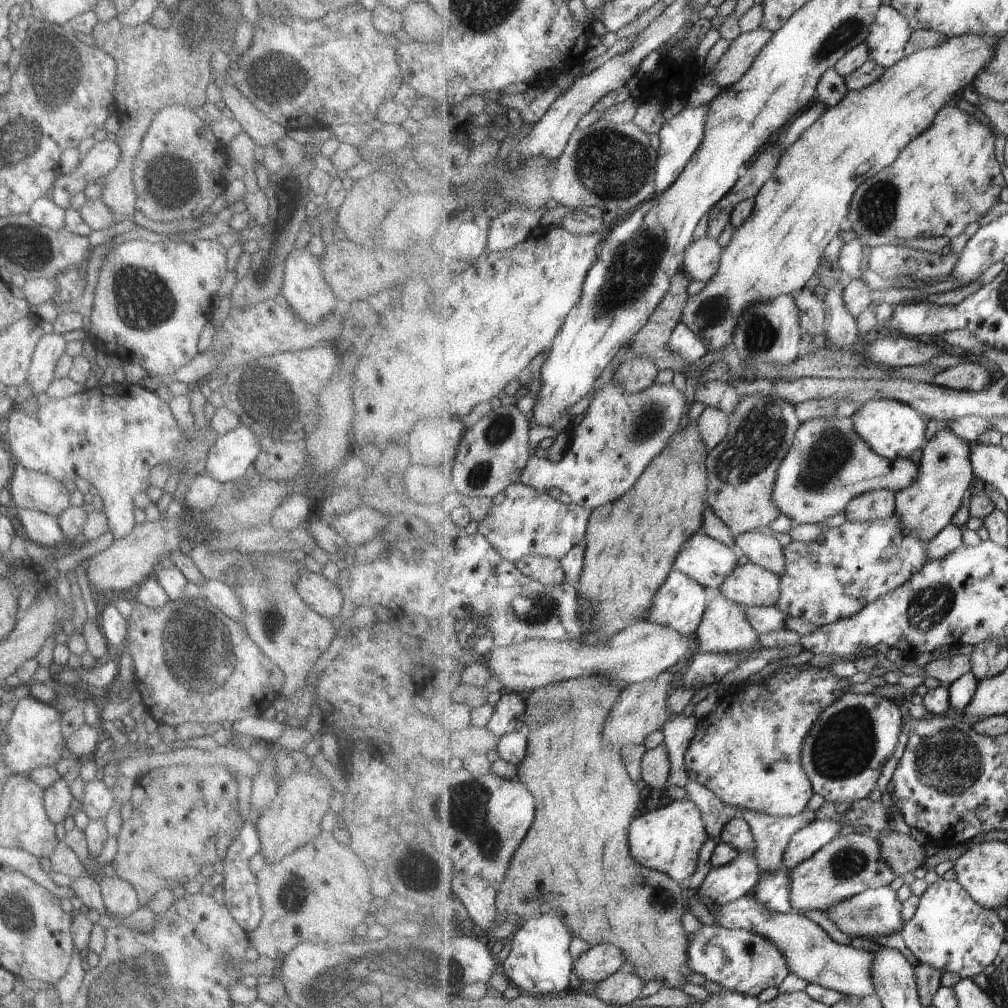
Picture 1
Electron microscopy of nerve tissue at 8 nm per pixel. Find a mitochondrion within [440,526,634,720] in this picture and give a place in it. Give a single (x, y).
(541, 607)

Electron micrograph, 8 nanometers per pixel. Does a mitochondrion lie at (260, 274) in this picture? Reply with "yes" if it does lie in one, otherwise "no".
no

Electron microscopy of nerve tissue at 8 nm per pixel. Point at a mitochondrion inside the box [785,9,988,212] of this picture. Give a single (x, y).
(846, 33)

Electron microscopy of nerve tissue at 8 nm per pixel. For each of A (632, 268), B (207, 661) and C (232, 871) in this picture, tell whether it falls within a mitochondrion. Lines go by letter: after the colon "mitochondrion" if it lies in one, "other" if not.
A: mitochondrion
B: mitochondrion
C: other

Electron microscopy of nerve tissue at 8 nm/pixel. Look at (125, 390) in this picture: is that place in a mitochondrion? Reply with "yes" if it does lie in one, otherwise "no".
no

